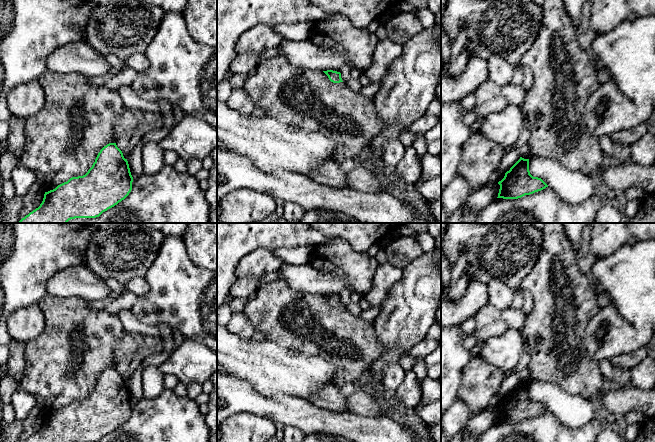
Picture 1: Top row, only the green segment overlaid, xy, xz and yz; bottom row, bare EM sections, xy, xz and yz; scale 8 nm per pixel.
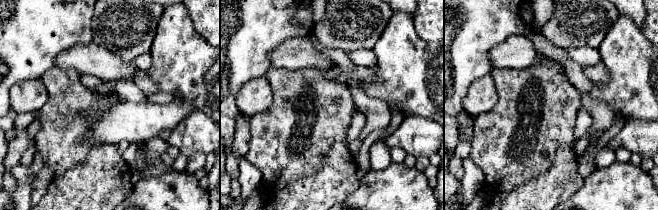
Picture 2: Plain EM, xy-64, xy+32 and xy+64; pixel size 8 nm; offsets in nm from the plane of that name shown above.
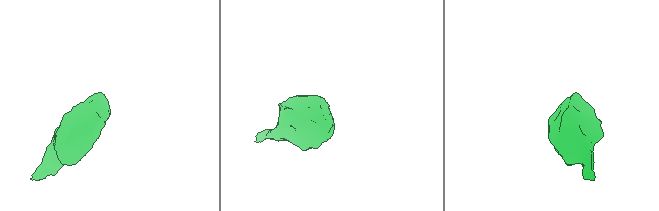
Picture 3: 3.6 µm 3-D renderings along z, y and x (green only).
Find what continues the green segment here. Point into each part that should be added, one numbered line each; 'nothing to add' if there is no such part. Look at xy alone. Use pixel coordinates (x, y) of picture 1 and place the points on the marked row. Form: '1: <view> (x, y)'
nothing to add

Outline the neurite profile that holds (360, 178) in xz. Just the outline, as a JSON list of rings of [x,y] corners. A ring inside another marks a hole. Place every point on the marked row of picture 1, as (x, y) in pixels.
[[[361,164],[347,173],[346,183],[350,189],[369,194],[392,193],[406,197],[409,189],[402,186],[395,177],[389,177],[382,171],[369,171]]]

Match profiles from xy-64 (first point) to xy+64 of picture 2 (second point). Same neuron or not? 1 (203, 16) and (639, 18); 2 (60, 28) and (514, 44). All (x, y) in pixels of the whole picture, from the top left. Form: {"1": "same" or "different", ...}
{"1": "different", "2": "different"}

